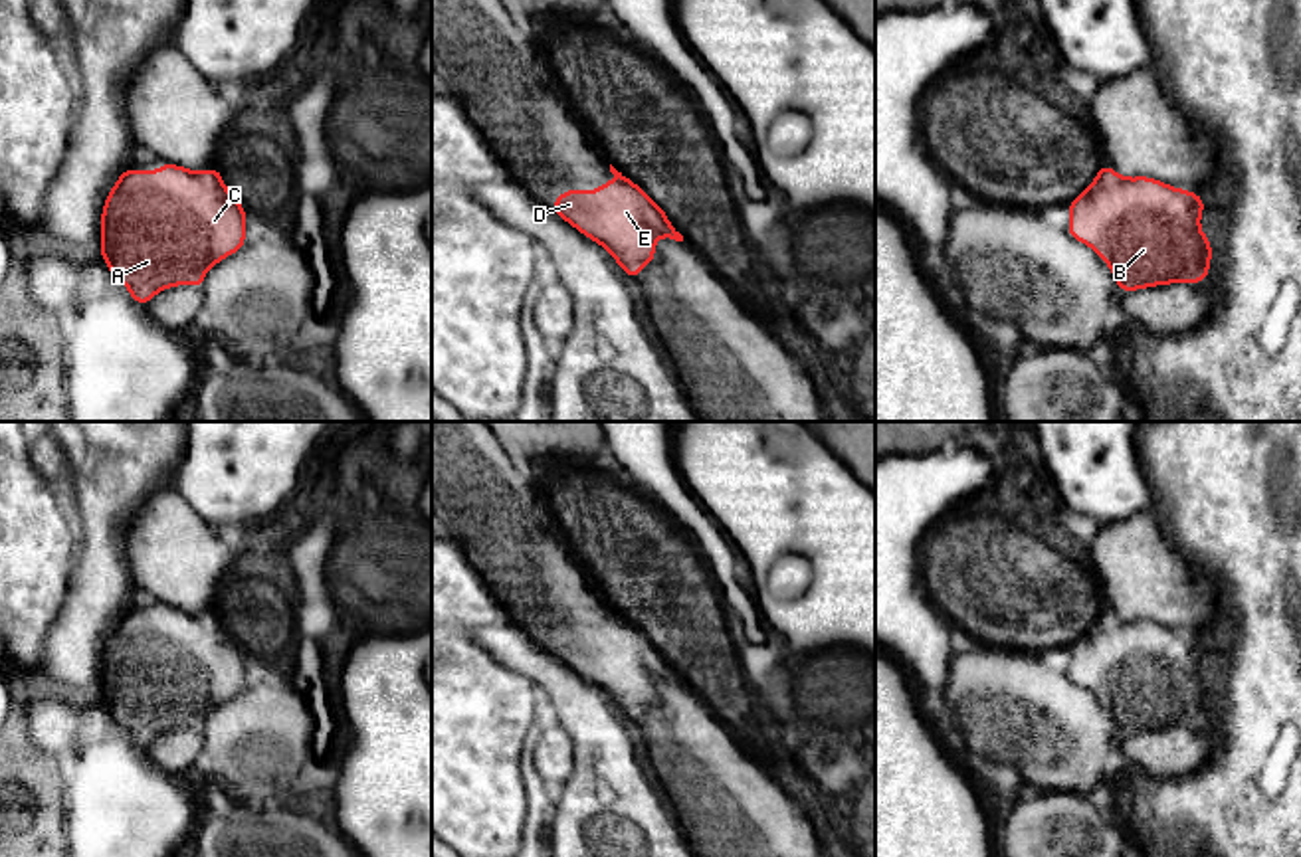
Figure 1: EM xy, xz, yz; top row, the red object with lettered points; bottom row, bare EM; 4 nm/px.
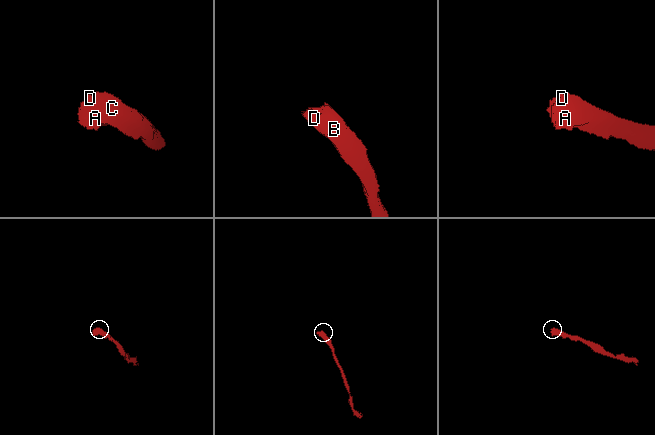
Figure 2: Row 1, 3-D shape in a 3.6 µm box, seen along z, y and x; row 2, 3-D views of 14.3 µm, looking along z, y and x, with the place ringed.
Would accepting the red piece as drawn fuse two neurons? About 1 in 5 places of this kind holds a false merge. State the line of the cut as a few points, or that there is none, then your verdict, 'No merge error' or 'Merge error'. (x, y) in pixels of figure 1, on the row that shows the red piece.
No split. No merge error

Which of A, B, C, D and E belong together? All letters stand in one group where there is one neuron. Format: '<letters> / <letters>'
A B C D E

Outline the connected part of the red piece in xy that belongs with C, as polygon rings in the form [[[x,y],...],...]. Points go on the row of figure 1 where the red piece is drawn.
[[[164,162],[158,170],[123,170],[101,212],[101,257],[131,299],[143,307],[162,289],[204,285],[204,275],[246,245],[248,214],[226,188],[220,168],[188,170]]]

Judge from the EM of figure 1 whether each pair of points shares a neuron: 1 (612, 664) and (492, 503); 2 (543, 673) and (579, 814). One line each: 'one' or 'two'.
1: one
2: one

